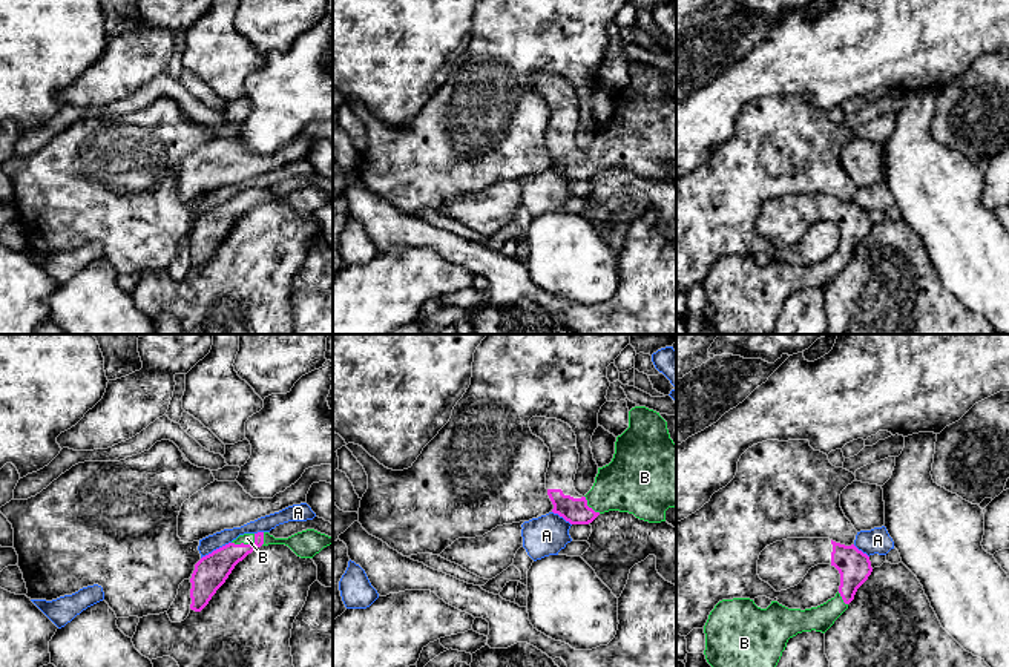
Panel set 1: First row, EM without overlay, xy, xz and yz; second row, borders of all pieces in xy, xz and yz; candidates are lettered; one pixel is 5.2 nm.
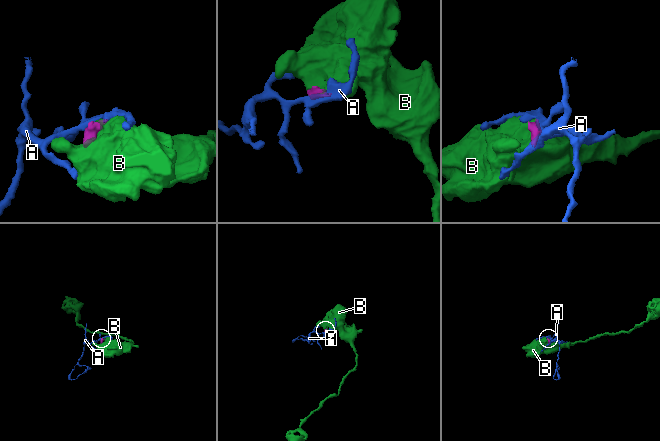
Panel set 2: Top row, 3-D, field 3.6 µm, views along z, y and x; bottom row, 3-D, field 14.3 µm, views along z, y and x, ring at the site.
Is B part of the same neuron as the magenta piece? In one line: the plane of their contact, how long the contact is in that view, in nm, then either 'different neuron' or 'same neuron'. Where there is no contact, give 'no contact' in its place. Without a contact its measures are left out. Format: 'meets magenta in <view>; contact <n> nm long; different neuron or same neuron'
meets magenta in xy; contact 140 nm long; same neuron

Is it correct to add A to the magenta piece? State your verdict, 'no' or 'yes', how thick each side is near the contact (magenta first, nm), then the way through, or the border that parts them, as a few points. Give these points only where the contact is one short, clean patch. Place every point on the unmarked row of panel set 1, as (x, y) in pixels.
no; calibres 180 and 90 nm; border xy (230, 198), (201, 215)

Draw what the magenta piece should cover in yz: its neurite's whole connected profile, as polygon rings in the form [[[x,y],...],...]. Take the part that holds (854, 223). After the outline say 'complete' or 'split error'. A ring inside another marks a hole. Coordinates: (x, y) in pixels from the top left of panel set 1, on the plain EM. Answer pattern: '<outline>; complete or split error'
[[[787,195],[767,202],[758,216],[758,232],[762,238],[768,239],[776,248],[787,247],[797,242],[808,227],[817,221],[831,221],[840,230],[839,248],[834,255],[811,265],[788,265],[777,258],[771,258],[767,265],[761,265],[750,255],[733,255],[719,258],[710,268],[704,282],[705,290],[705,316],[713,324],[718,334],[774,334],[776,322],[787,304],[790,294],[802,288],[822,288],[825,290],[834,278],[848,265],[854,256],[857,245],[868,236],[873,228],[869,213],[859,207],[854,201],[845,202],[830,195]]]; split error

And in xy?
[[[314,186],[297,189],[288,195],[274,195],[268,189],[244,190],[232,199],[202,213],[192,230],[190,265],[201,268],[216,247],[225,239],[235,222],[261,202],[285,201],[301,215],[313,215],[333,195]]]; split error

